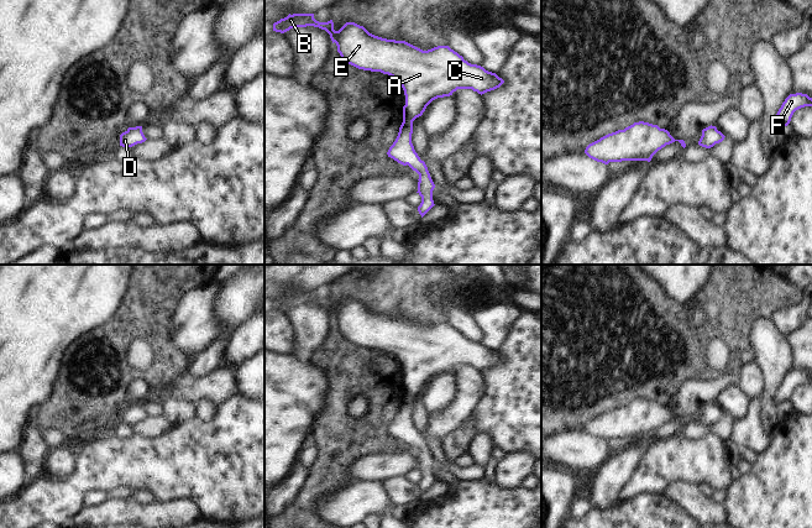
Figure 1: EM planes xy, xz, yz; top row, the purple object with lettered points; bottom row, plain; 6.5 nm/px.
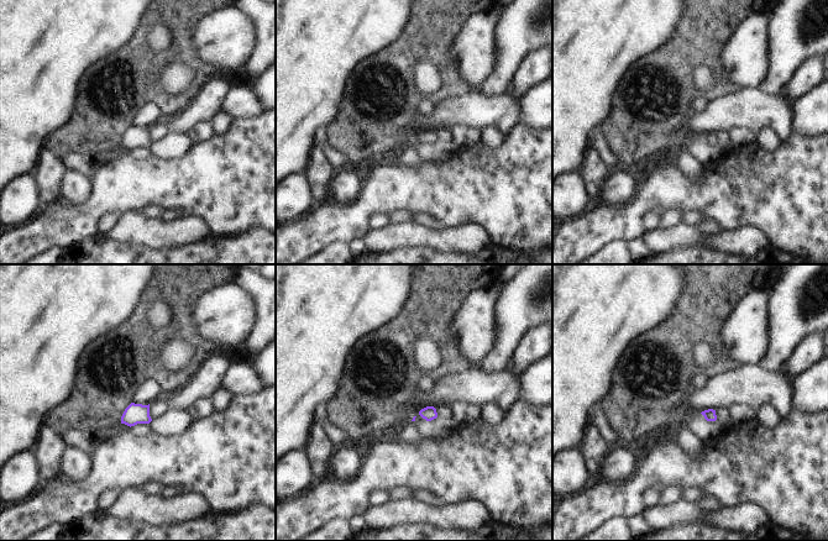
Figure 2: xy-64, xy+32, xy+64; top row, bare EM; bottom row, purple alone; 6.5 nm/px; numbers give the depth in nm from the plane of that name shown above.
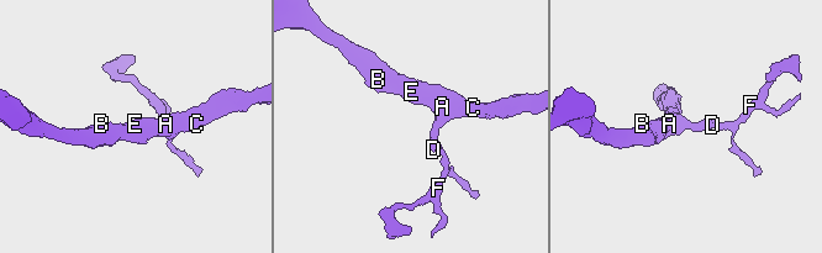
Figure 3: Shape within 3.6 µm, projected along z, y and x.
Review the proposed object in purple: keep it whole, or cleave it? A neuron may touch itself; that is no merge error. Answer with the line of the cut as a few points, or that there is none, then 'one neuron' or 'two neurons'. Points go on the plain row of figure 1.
no cut; one neuron

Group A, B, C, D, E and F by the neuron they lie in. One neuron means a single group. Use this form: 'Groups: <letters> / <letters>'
Groups: A B C D E F

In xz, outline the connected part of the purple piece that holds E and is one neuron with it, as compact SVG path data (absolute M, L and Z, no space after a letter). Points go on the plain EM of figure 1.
M289 291L273 300L273 308L284 310L307 303L325 307L346 340L388 351L402 362L405 372L403 399L387 432L419 451L417 470L421 480L418 488L423 495L435 482L435 461L412 420L413 398L438 375L450 373L457 366L472 366L482 372L499 365L504 357L481 343L468 340L449 323L423 328L405 318L374 313L355 299L346 299L335 308L332 297L319 299L314 291Z

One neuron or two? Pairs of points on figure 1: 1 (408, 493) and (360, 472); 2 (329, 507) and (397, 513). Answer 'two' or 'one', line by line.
1: two
2: one

